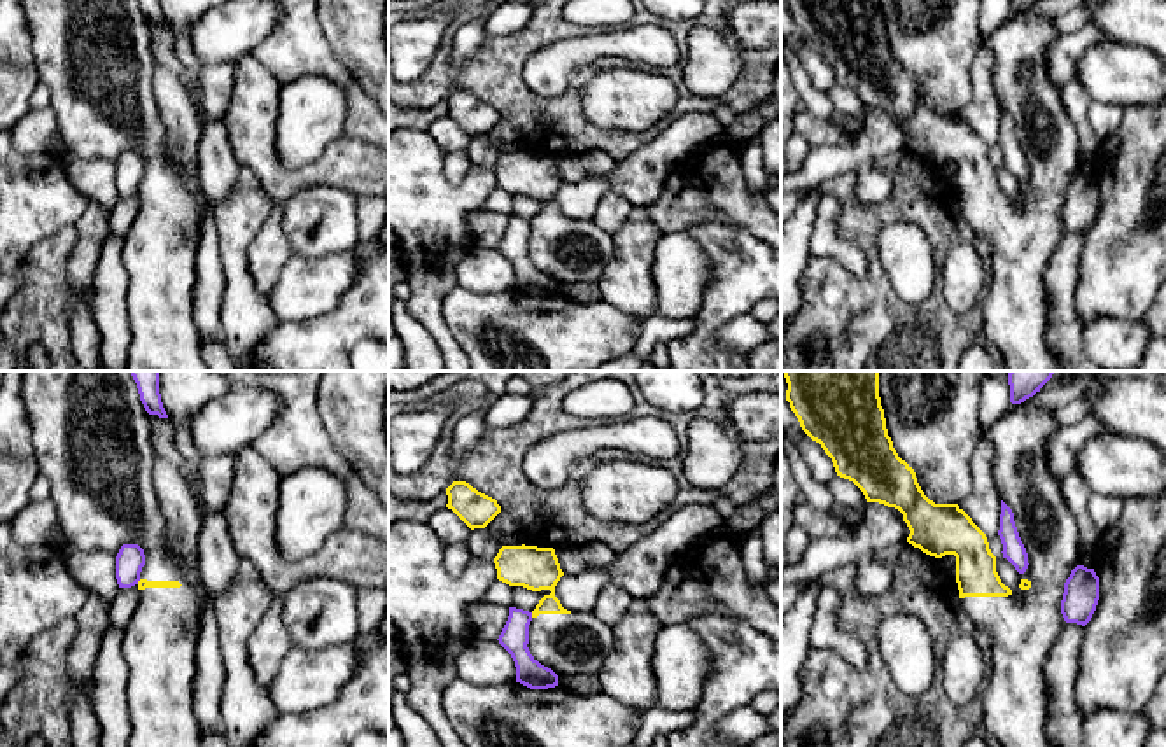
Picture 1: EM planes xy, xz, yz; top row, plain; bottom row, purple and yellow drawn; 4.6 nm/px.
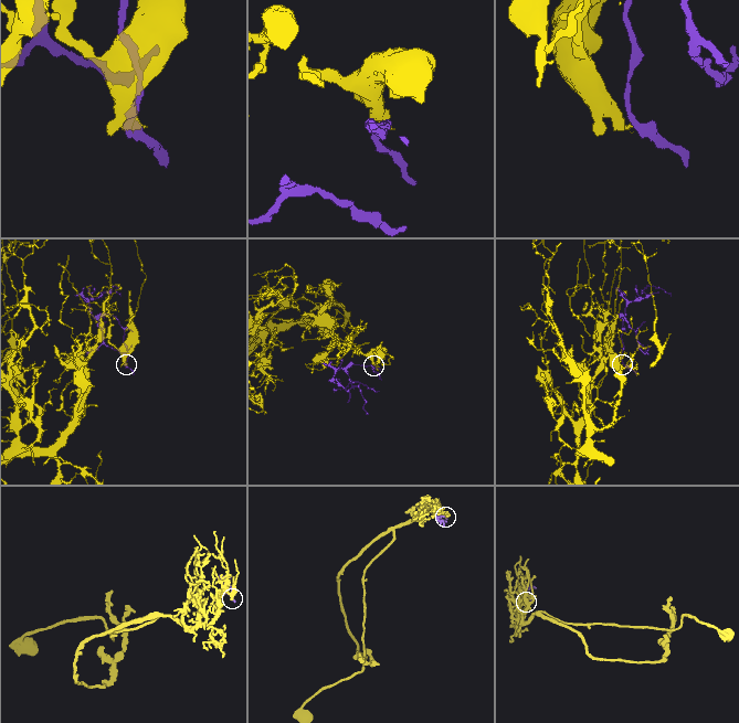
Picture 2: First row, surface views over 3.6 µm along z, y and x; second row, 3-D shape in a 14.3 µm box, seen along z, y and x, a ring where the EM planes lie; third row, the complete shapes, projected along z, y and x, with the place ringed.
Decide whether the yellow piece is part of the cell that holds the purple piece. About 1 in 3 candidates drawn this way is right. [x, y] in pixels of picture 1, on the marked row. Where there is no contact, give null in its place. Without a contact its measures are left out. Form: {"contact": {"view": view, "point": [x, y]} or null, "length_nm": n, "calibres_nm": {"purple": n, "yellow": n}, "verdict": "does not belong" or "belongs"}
{"contact": {"view": "xy", "point": [139, 579]}, "length_nm": 30, "calibres_nm": {"purple": 130, "yellow": 50}, "verdict": "does not belong"}

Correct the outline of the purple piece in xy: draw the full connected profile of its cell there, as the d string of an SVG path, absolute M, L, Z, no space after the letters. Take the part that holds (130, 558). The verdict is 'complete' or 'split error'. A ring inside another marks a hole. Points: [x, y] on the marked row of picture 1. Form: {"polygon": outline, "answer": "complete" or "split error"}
{"polygon": "M123 544L116 556L116 579L119 588L138 584L144 565L144 549L138 544Z", "answer": "complete"}

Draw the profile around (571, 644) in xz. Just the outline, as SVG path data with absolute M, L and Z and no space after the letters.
M590 612L539 614L529 625L534 660L557 675L597 675L613 649L613 626Z

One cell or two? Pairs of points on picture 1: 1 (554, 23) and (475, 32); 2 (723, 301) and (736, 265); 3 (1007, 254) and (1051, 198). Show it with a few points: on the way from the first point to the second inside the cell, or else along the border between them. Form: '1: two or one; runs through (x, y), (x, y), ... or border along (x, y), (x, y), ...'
1: two; border along (487, 37), (461, 63), (450, 60)
2: one; runs through (730, 293), (736, 286), (736, 273)
3: one; runs through (1021, 240), (1040, 212)

